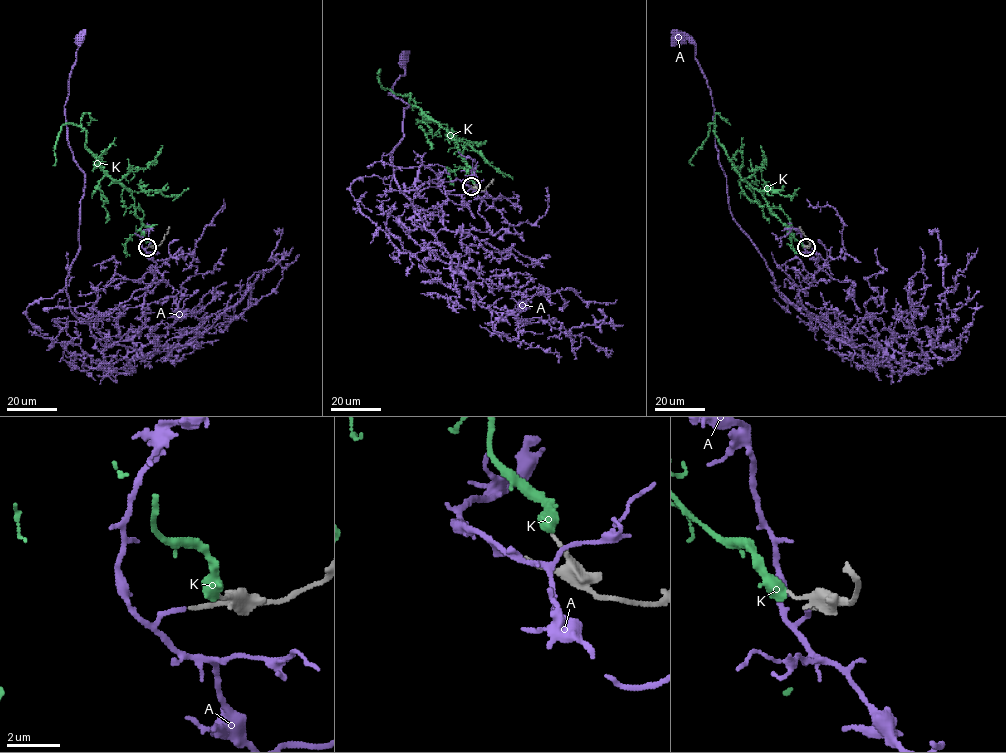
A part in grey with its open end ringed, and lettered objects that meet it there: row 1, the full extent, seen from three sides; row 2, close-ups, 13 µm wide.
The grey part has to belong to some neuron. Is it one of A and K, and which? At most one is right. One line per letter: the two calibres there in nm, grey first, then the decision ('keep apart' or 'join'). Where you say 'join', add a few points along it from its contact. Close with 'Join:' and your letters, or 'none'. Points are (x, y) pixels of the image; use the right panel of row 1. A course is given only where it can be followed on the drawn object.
A: 150 nm thick on the grey side, 160 nm on the other; join; it runs (806, 247), (818, 271), (799, 297), (819, 321), (775, 286), (733, 219), (710, 89), (695, 45), (679, 40)
K: 130 nm thick on the grey side, 550 nm on the other; keep apart
Join: A

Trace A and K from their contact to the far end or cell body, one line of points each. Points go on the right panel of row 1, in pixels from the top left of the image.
A: (806, 247), (818, 271), (799, 297), (819, 321), (775, 286), (733, 219), (710, 89), (695, 45), (679, 40)
K: (804, 246), (773, 214), (762, 194), (733, 167), (713, 123), (689, 161), (694, 165)

